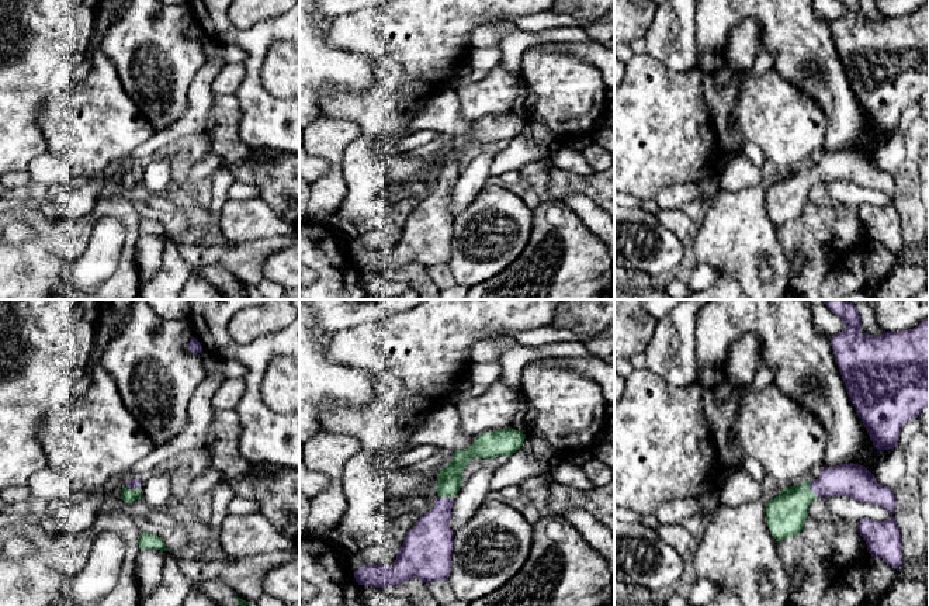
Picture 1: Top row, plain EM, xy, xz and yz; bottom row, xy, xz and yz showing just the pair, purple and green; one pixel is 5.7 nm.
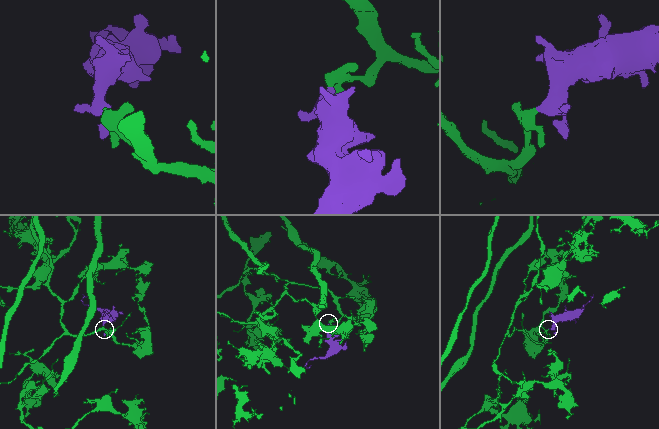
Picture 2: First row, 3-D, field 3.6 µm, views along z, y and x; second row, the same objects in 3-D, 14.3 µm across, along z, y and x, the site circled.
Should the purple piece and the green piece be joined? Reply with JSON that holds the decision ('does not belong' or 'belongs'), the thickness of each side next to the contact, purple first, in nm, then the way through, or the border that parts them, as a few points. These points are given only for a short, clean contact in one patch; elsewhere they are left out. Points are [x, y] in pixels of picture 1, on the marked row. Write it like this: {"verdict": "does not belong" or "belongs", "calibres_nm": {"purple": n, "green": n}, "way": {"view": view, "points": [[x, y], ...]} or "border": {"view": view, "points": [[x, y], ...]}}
{"verdict": "belongs", "calibres_nm": {"purple": 190, "green": 220}, "way": {"view": "yz", "points": [[852, 480], [810, 488], [786, 513]]}}

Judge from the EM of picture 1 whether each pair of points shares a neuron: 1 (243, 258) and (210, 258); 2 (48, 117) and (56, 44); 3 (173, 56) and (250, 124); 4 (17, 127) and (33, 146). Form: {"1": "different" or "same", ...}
{"1": "same", "2": "different", "3": "different", "4": "same"}

